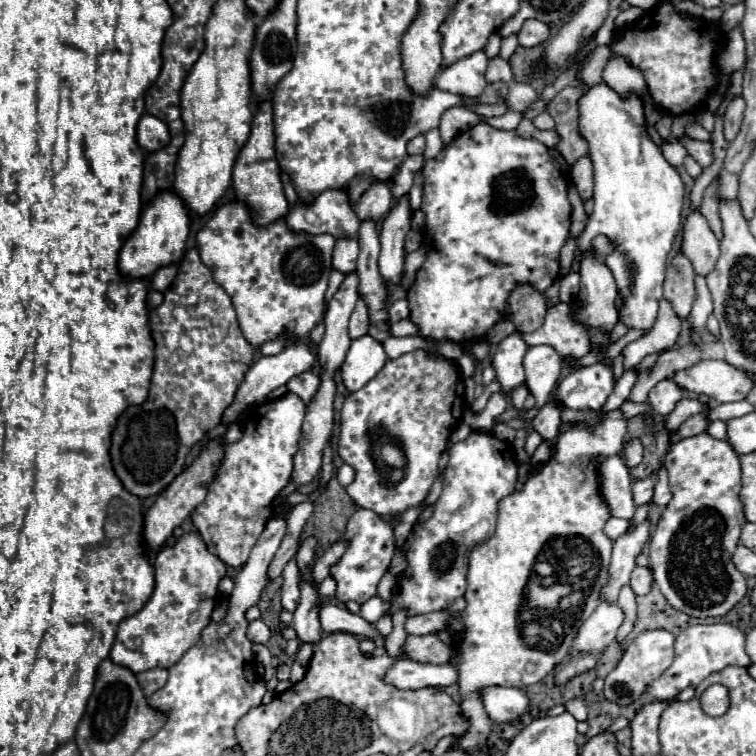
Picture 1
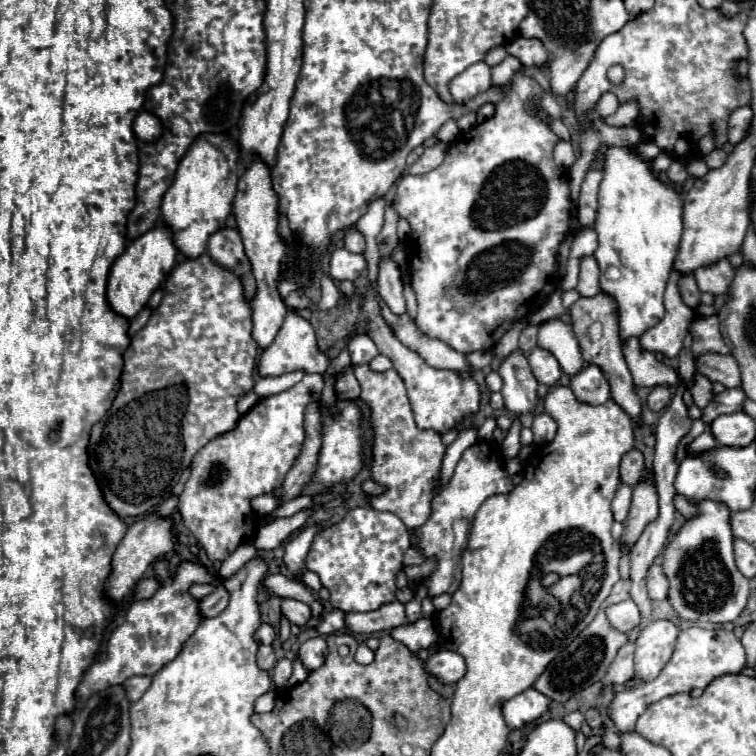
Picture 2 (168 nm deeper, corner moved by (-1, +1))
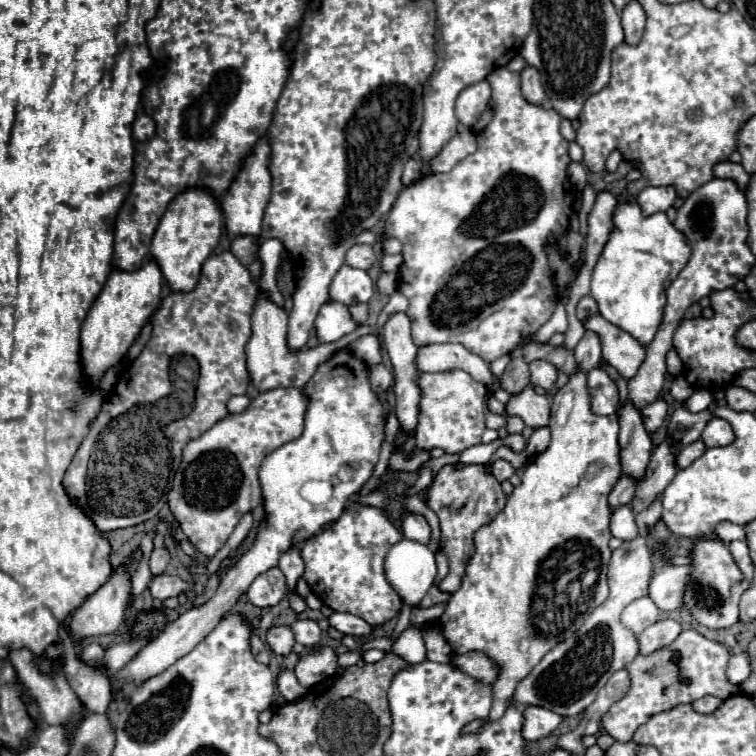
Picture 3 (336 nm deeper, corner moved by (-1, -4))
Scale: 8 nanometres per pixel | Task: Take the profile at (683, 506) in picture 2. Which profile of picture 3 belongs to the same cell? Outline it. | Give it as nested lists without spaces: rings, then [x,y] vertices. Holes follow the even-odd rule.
[[[722,521],[722,523],[718,523],[714,527],[714,535],[718,539],[722,539],[724,543],[730,543],[734,539],[740,539],[742,541],[744,539],[744,527],[742,525],[734,525],[730,521]]]

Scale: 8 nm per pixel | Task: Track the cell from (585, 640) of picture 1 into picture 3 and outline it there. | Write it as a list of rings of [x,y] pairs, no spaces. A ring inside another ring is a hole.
[[[640,597],[622,611],[622,625],[638,635],[646,627],[656,623],[658,617],[660,617],[660,609],[650,601],[650,597]]]

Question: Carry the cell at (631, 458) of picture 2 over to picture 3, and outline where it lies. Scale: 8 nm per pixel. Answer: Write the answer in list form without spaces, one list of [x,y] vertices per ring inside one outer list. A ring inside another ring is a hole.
[[[622,475],[608,495],[610,507],[616,509],[618,505],[628,505],[634,497],[634,491],[636,491],[636,479],[630,475]]]

